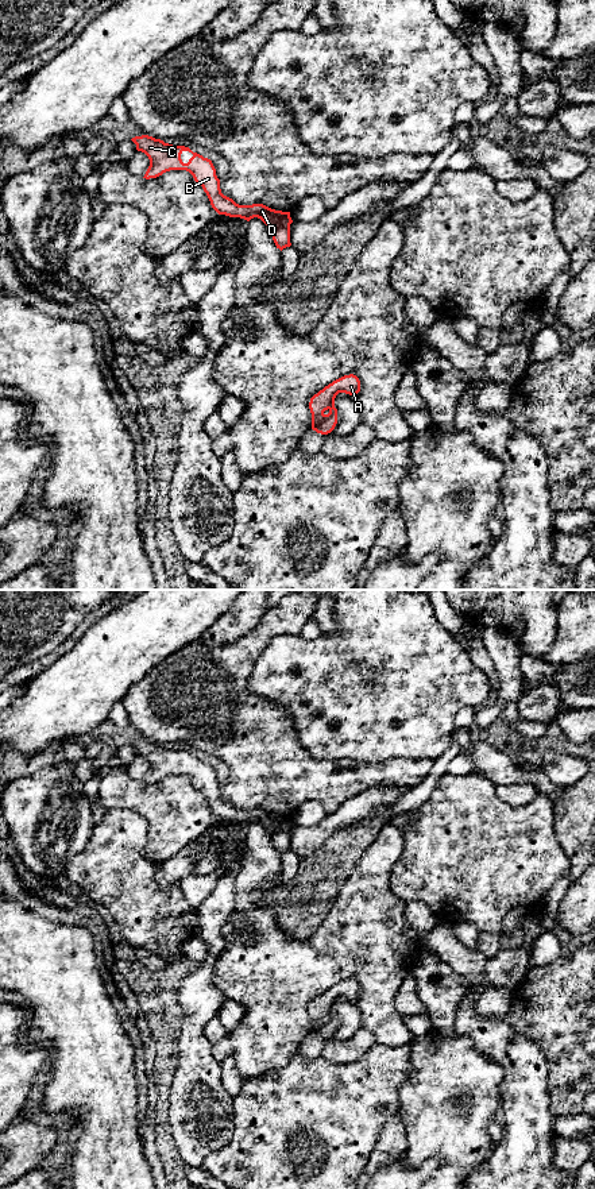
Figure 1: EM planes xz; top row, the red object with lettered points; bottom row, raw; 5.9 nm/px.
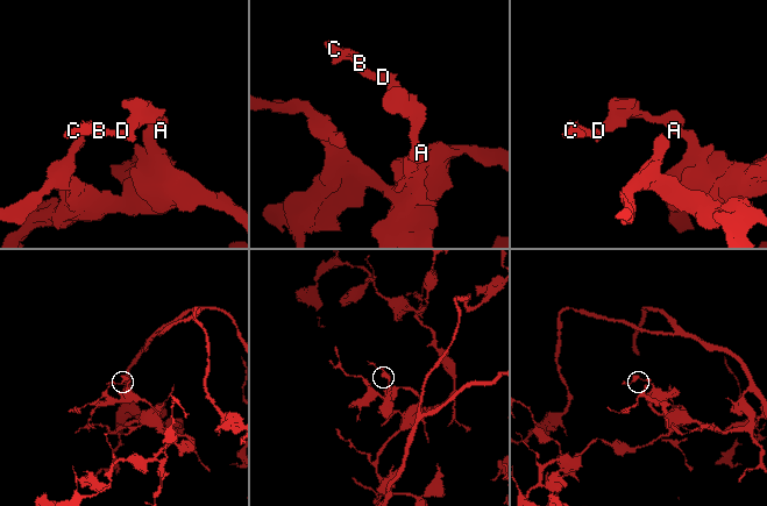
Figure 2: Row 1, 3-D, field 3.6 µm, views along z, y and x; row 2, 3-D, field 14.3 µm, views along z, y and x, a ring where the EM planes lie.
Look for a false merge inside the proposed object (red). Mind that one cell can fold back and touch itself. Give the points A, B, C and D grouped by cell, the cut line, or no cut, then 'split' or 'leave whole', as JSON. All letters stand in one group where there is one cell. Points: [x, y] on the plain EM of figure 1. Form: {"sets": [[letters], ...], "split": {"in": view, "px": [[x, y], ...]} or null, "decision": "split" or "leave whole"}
{"sets": [["A"], ["B", "C", "D"]], "split": {"in": "xz", "px": [[289, 829], [275, 832], [271, 836]]}, "decision": "split"}

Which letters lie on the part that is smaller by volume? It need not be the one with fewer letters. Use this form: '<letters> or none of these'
B, C, D

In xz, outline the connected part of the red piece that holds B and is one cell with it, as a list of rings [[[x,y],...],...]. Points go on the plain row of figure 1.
[[[148,740],[135,741],[131,745],[136,749],[136,754],[144,757],[150,764],[143,783],[157,783],[170,775],[186,775],[202,791],[212,812],[219,819],[240,822],[247,826],[258,822],[271,835],[293,827],[290,817],[275,815],[263,808],[239,810],[224,800],[212,765],[193,757],[189,752],[173,750]]]

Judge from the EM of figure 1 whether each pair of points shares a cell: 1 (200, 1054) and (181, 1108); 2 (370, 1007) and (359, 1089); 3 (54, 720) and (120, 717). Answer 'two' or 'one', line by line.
1: one
2: two
3: two

